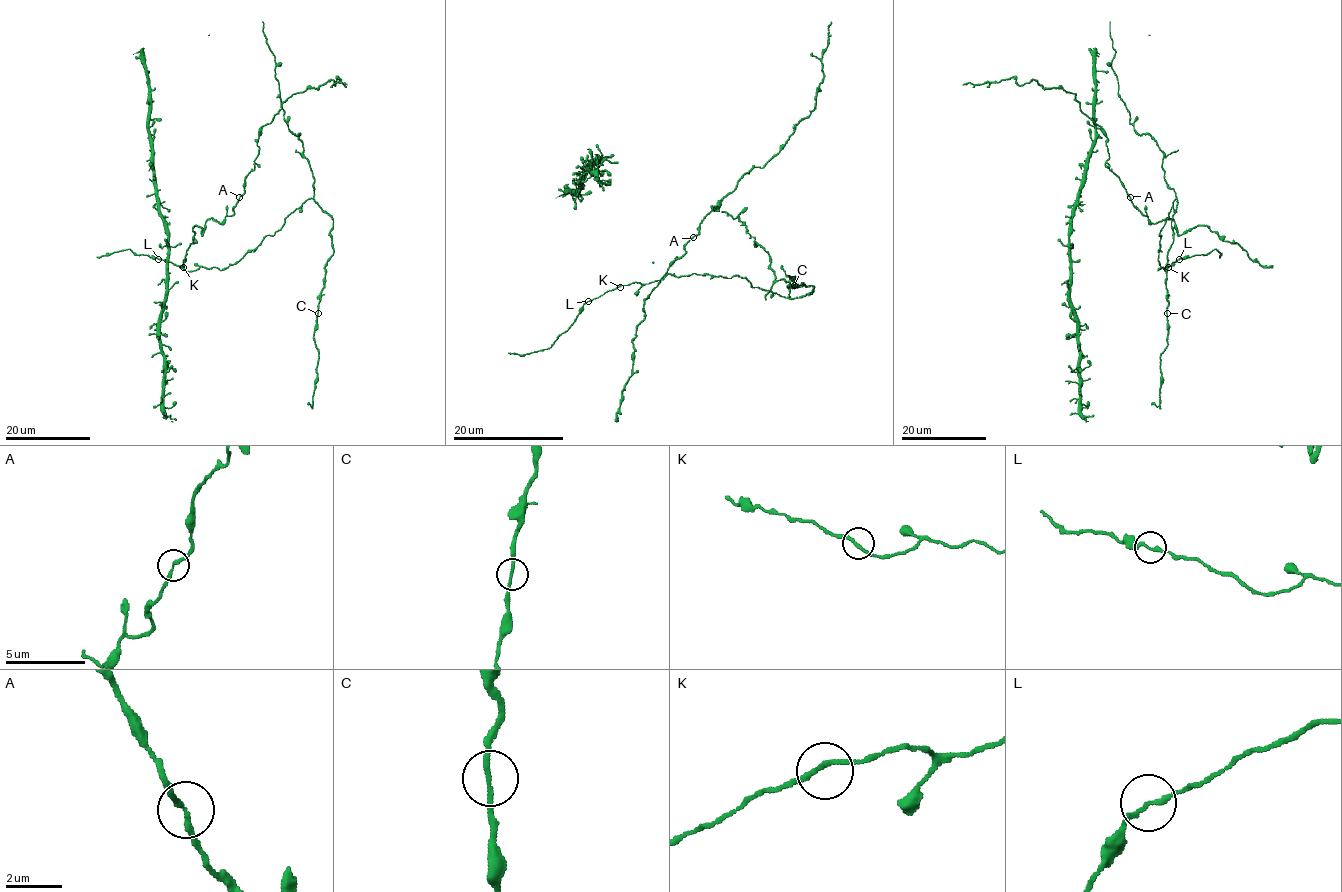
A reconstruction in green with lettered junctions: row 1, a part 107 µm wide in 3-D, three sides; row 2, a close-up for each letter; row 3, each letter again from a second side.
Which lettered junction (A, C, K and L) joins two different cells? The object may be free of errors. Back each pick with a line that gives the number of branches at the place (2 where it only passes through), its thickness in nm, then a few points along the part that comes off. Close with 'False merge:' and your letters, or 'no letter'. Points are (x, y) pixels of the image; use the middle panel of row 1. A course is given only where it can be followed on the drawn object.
False merge: no letter

